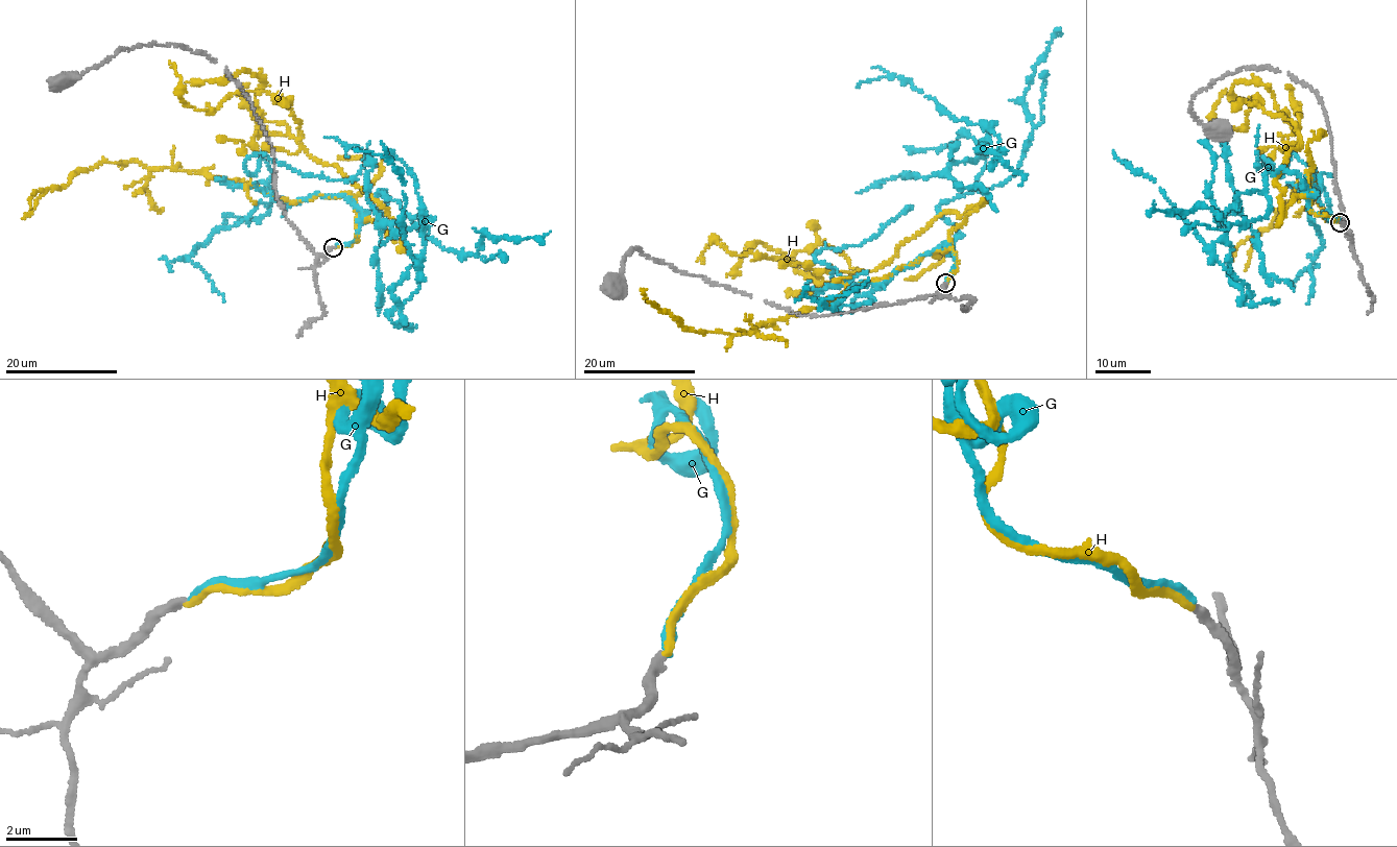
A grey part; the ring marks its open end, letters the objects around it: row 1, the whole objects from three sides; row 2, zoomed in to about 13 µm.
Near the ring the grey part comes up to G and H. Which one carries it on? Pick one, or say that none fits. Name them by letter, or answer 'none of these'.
G

